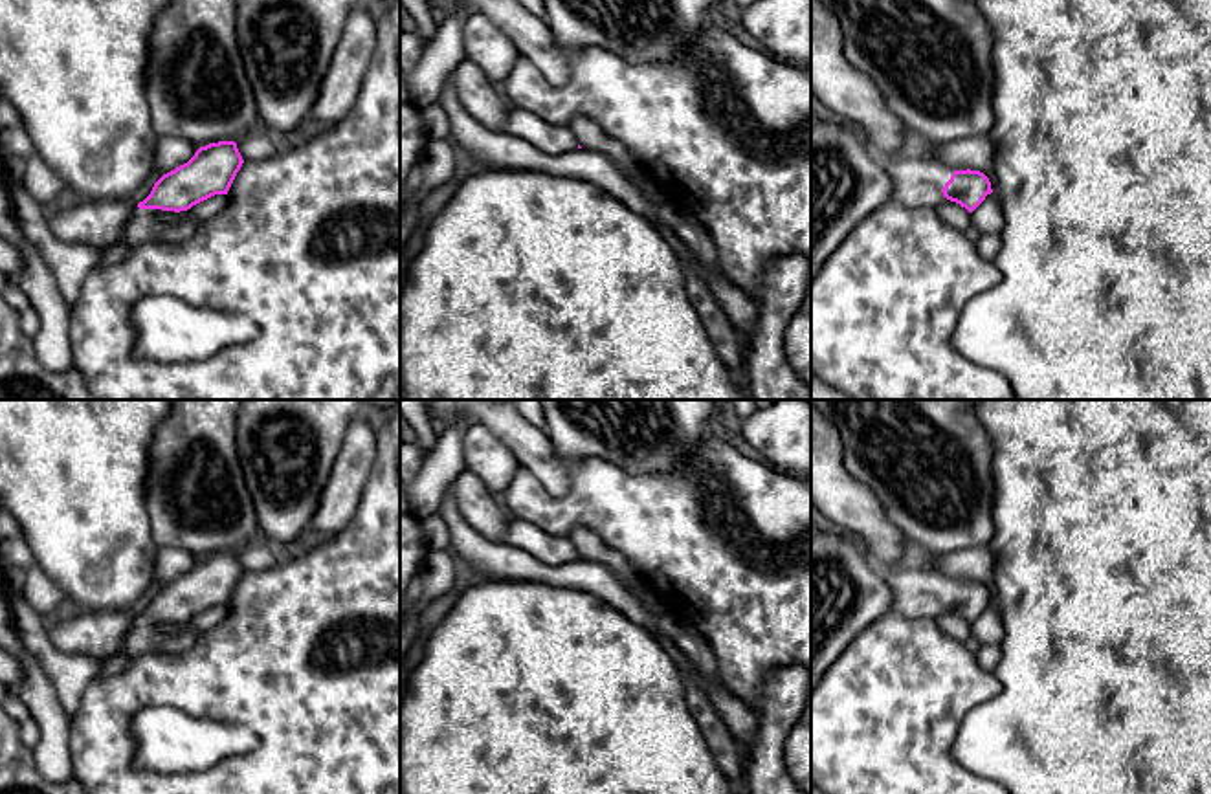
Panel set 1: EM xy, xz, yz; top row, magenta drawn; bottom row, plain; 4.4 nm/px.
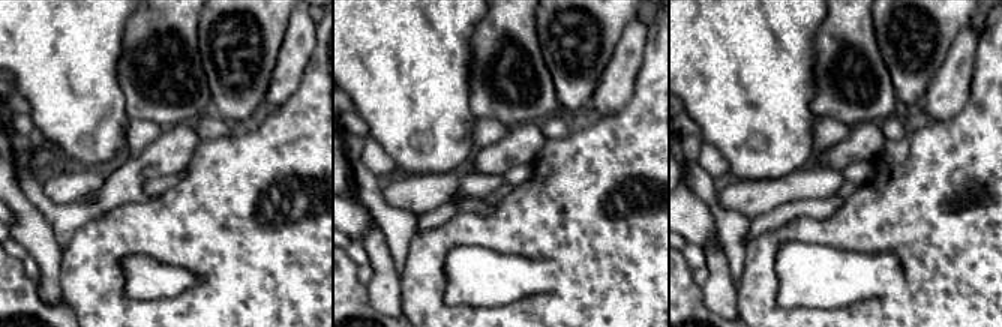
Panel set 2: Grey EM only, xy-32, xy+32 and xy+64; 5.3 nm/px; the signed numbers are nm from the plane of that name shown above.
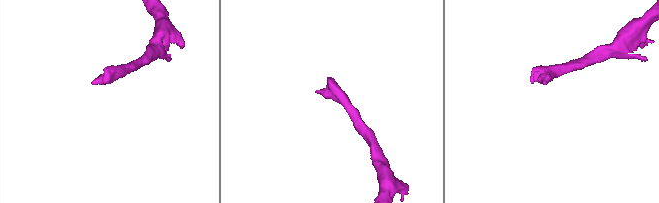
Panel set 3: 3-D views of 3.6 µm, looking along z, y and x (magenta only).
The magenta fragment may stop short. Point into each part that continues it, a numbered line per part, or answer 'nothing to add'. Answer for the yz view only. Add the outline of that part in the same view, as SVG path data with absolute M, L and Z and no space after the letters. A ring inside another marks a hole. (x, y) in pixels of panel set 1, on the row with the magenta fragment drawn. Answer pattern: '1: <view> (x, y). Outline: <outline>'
1: yz (916, 178). Outline: M919 150L884 160L884 169L892 180L890 202L906 207L938 207L947 202L941 189L950 180L952 172L958 171Z

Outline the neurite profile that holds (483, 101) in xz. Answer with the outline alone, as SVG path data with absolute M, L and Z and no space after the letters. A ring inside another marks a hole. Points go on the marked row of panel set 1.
M468 59L453 70L451 83L461 106L472 119L490 130L503 132L512 106L501 86L494 84Z

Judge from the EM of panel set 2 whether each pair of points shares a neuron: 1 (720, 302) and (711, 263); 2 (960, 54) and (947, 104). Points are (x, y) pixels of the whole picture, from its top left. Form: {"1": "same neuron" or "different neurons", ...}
{"1": "same neuron", "2": "same neuron"}

